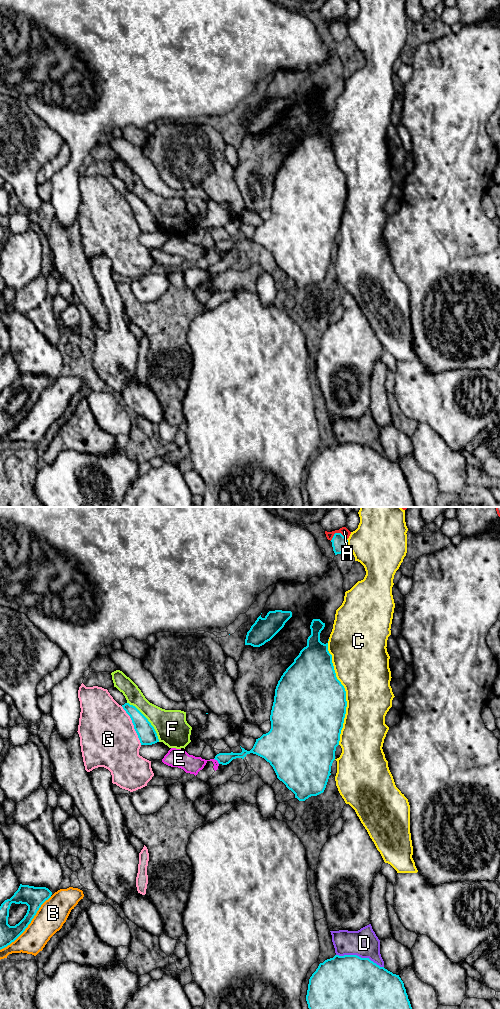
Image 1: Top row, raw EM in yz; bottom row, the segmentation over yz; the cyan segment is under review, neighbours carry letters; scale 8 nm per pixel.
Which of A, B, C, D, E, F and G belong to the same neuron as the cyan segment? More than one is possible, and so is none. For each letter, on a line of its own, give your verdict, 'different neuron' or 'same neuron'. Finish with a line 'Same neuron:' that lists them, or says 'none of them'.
A: different neuron
B: different neuron
C: different neuron
D: different neuron
E: different neuron
F: different neuron
G: different neuron
Same neuron: none of them

